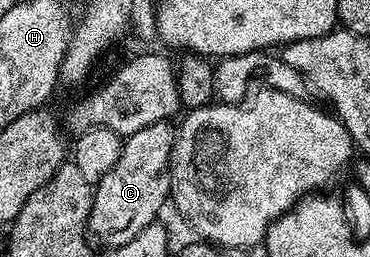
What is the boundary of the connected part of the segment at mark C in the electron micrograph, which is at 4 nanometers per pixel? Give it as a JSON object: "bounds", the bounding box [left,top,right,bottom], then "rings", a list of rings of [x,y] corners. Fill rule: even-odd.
{"bounds":[87,121,176,239],"rings":[[[170,121],[149,124],[141,132],[126,135],[123,151],[111,172],[97,183],[91,199],[87,228],[92,239],[132,238],[141,228],[158,219],[158,209],[169,202],[171,193],[171,149],[176,127]]]}

